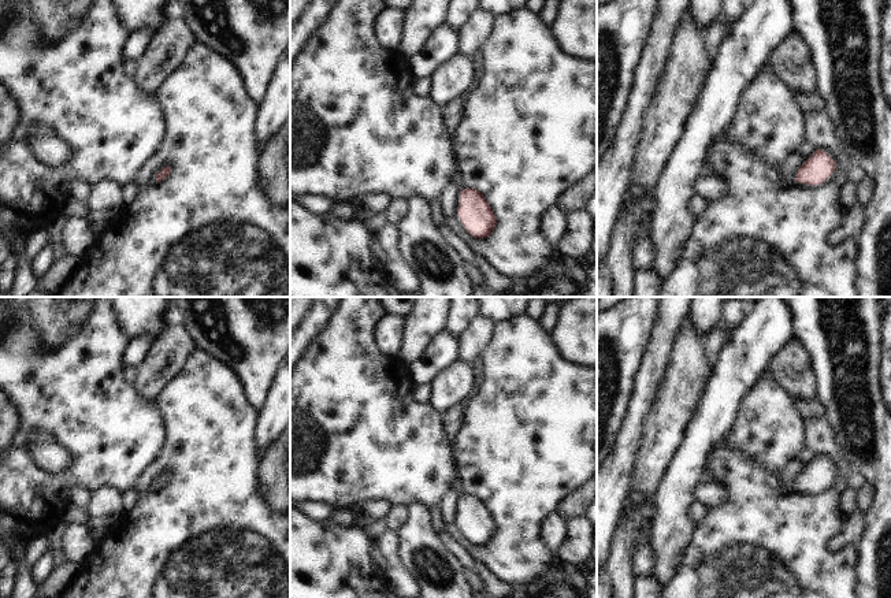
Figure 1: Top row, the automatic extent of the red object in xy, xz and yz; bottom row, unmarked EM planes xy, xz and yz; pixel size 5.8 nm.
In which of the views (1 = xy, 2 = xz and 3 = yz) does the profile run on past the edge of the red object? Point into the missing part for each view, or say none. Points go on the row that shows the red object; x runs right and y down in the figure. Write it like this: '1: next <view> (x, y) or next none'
1: next xy (152, 178)
2: next none
3: next yz (789, 179)

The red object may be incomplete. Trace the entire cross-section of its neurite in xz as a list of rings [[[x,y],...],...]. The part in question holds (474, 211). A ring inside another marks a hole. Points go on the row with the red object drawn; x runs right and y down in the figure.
[[[474,187],[461,190],[457,215],[467,233],[474,238],[489,237],[497,224],[489,201]]]

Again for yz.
[[[817,149],[798,170],[797,174],[782,178],[780,185],[788,186],[801,182],[805,185],[821,185],[836,170],[836,161],[823,149]]]

